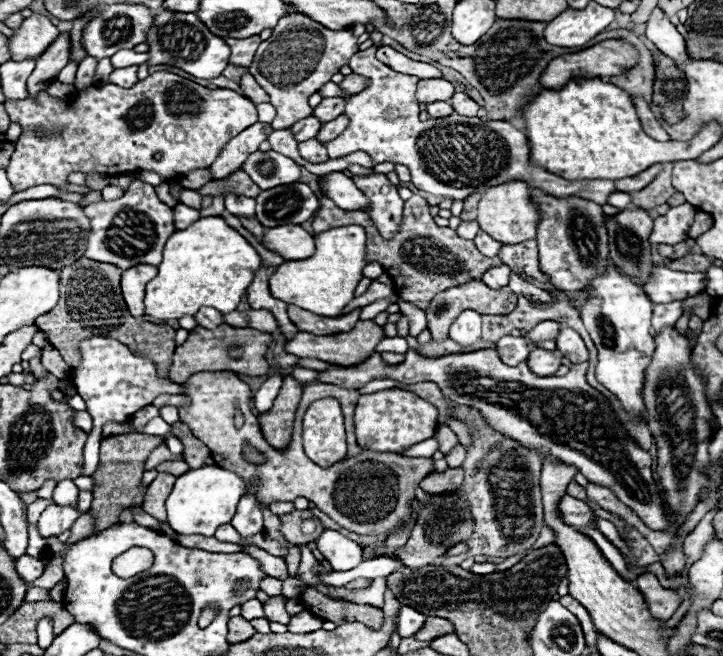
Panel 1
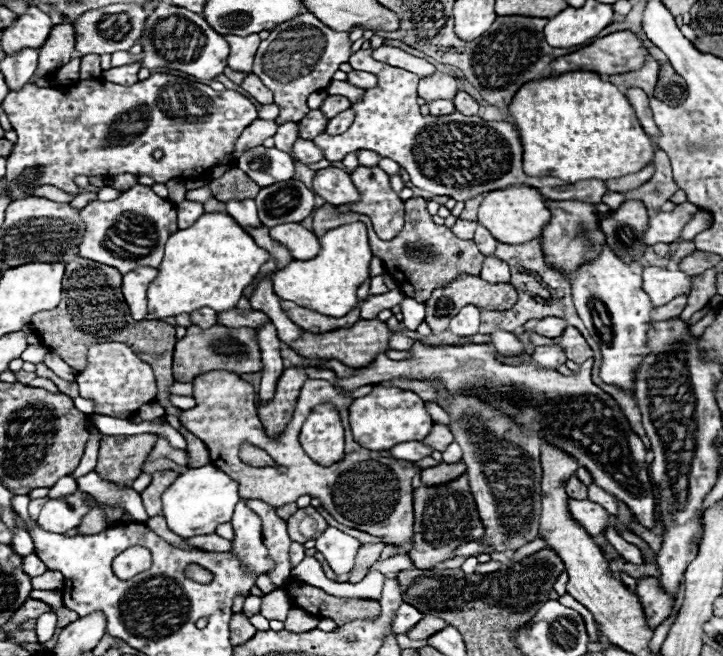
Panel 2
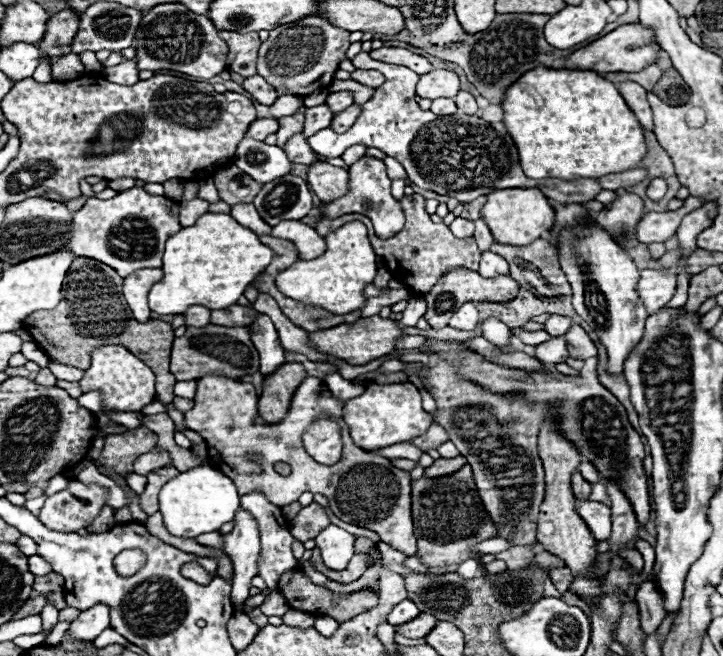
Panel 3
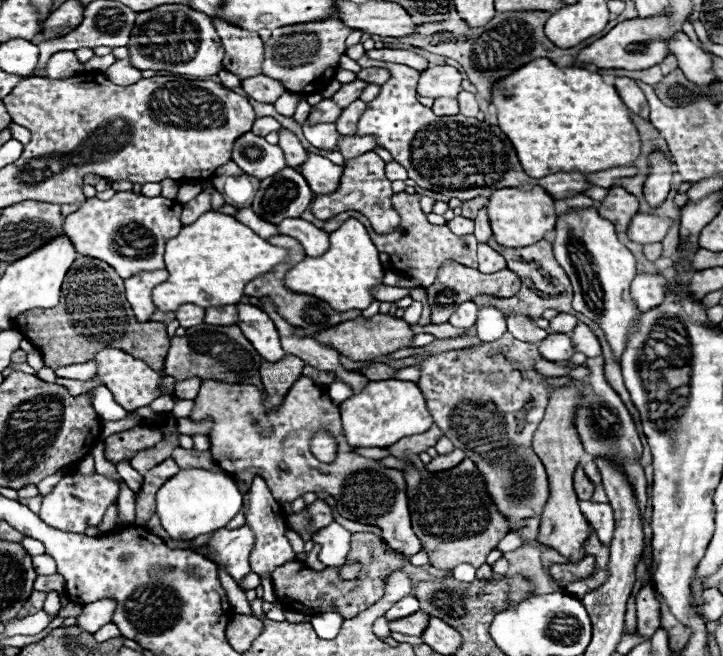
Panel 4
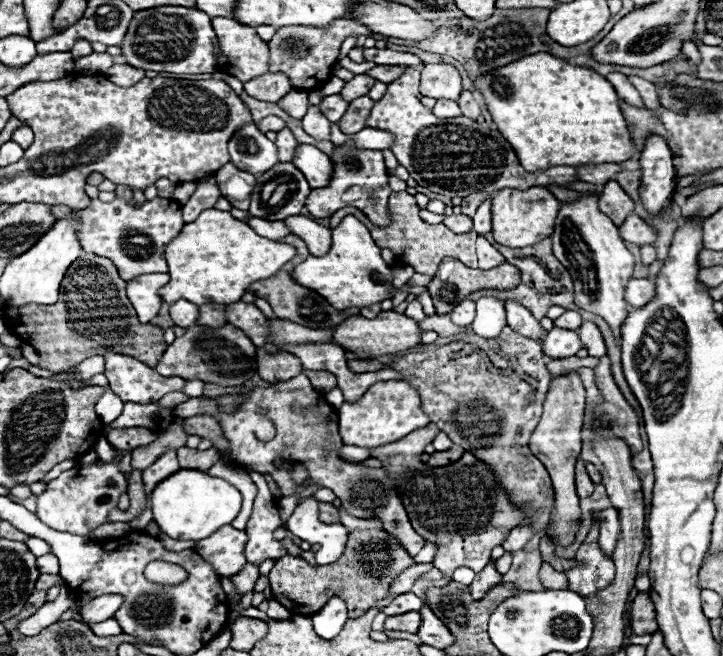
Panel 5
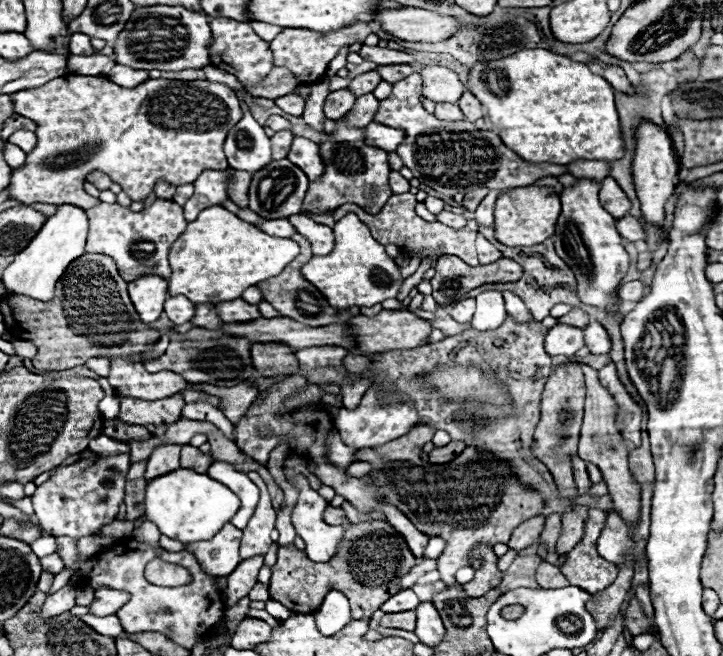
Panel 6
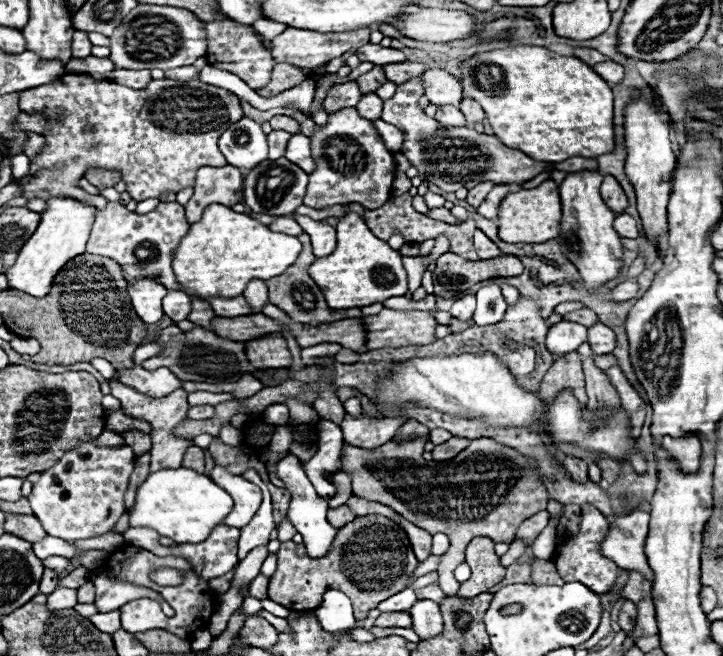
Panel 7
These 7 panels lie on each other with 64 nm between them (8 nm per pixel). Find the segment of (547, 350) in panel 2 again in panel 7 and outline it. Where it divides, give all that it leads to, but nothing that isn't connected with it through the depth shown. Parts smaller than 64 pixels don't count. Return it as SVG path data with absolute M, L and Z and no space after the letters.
M562 320L550 326L548 336L546 336L546 348L554 354L568 354L568 352L578 350L578 346L586 342L586 336L588 336L586 326Z

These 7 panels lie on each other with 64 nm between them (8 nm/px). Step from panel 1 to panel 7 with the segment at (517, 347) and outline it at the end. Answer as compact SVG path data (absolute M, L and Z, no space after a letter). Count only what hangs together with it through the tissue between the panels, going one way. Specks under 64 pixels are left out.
M496 284L480 288L476 292L476 300L478 300L478 306L476 306L476 312L474 312L476 326L488 326L488 324L500 322L506 308L508 308L508 304L502 298L500 286L496 286Z

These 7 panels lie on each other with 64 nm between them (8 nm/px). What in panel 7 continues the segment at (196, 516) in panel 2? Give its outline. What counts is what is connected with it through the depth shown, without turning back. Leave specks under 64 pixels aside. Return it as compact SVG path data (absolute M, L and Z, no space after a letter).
M162 468L152 472L136 490L136 500L128 512L132 528L152 528L160 536L174 540L176 544L204 542L212 528L220 526L234 502L228 492L214 484L208 476L188 468Z

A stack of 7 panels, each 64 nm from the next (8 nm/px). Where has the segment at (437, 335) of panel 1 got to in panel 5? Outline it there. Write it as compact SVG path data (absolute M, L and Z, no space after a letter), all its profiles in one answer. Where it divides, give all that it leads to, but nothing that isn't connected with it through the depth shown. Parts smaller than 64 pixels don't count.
M444 258L438 266L436 276L432 278L432 282L428 284L428 292L434 300L434 308L438 314L446 314L450 312L458 302L462 302L468 294L476 292L476 290L484 290L484 288L514 288L520 284L520 270L508 262L490 268L490 270L480 270L480 268L468 268L464 266L460 260L456 258Z

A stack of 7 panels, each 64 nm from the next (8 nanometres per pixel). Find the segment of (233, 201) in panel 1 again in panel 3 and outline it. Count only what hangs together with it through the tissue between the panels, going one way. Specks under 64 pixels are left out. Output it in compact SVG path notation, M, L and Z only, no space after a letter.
M234 204L230 214L234 216L236 222L240 222L242 226L248 226L258 236L266 236L272 232L272 226L268 226L268 224L264 224L264 220L260 220L254 204Z

